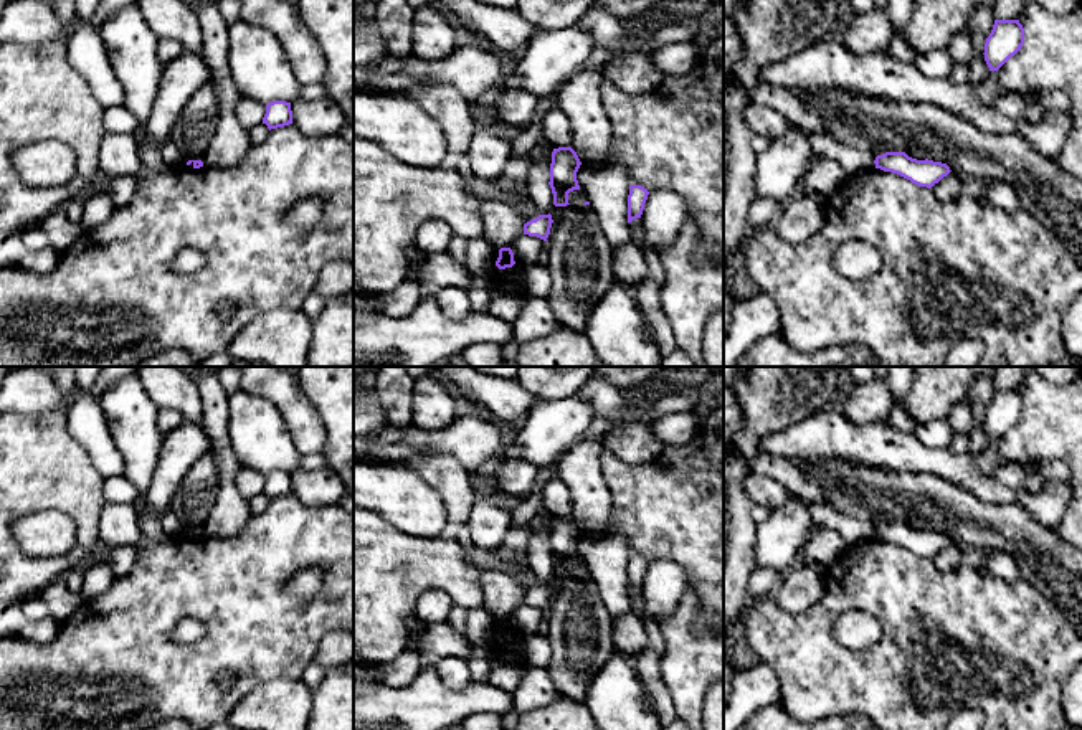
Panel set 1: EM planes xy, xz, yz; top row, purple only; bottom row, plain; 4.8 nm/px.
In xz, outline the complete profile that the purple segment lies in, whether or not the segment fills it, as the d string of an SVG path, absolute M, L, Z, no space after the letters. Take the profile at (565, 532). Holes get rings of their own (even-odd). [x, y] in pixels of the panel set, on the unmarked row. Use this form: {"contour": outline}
{"contour": "M558 517L552 522L550 533L550 558L553 563L555 576L567 576L568 563L573 560L580 560L577 542L581 532L577 522L572 517Z"}

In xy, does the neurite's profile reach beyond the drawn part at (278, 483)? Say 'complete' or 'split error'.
complete

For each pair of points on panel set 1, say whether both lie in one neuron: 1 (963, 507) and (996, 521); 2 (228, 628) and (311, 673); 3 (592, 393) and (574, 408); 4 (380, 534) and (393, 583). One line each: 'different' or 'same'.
1: same
2: different
3: different
4: same

